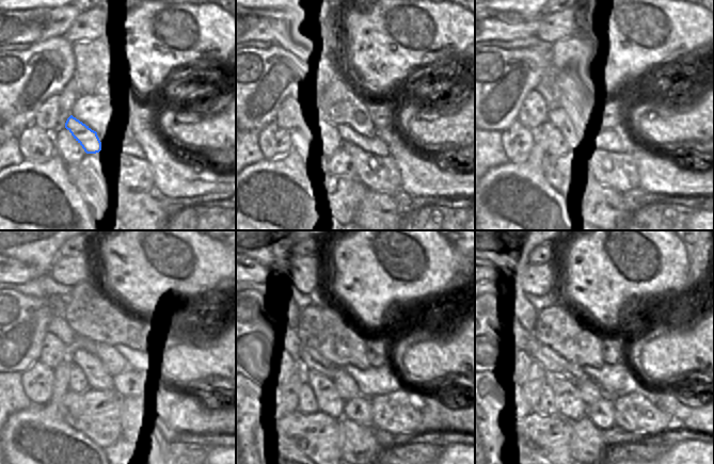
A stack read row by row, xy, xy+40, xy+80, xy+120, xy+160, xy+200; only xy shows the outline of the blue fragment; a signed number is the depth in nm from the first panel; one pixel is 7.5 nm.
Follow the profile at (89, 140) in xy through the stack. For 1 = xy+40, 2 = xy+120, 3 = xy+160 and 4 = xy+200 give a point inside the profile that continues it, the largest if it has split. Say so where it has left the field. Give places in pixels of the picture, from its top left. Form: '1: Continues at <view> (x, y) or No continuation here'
1: Continues at xy+40 (327, 130)
2: Continues at xy+120 (98, 378)
3: Continues at xy+160 (345, 385)
4: Continues at xy+200 (590, 393)

